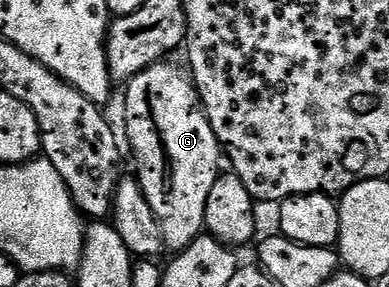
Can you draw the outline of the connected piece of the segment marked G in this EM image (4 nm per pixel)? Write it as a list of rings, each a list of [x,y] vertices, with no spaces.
[[[159,63],[148,67],[140,75],[136,75],[125,86],[126,89],[126,137],[130,140],[130,145],[134,148],[134,161],[138,164],[136,176],[140,187],[144,191],[144,195],[148,199],[148,203],[152,207],[152,211],[156,215],[156,219],[162,228],[164,245],[167,250],[181,251],[187,249],[196,238],[203,236],[206,228],[206,208],[208,207],[208,194],[212,191],[212,183],[216,183],[220,172],[218,166],[218,153],[220,157],[220,146],[216,135],[212,131],[212,127],[206,118],[206,111],[202,108],[199,99],[198,91],[194,88],[194,82],[185,68],[177,69],[174,65],[166,65],[170,63]]]

